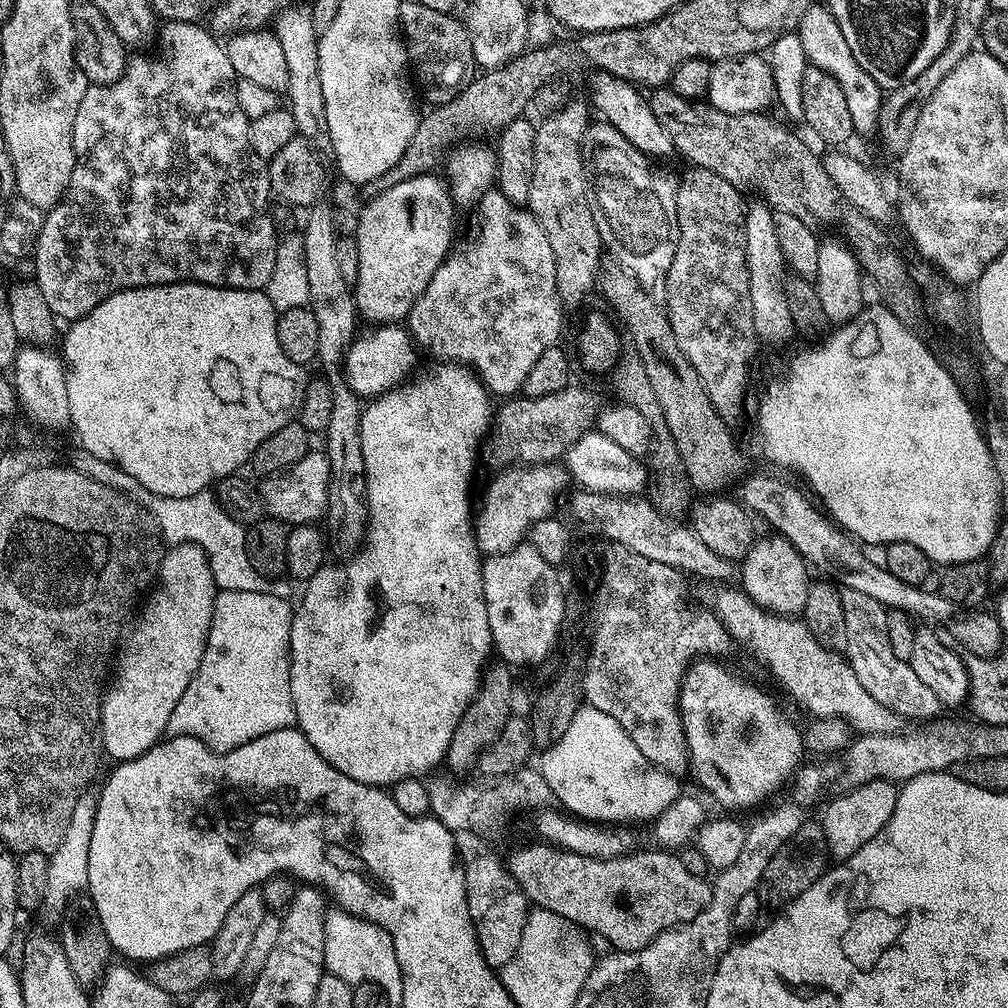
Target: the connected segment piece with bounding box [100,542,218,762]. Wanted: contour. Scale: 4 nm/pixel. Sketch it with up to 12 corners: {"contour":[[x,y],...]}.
{"contour":[[203,548],[163,553],[100,701],[102,748],[168,732],[206,650],[218,589]]}

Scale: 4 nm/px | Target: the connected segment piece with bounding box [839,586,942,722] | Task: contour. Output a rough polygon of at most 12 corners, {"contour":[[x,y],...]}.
{"contour":[[839,589],[848,665],[905,721],[941,711],[906,660],[890,650],[888,609]]}

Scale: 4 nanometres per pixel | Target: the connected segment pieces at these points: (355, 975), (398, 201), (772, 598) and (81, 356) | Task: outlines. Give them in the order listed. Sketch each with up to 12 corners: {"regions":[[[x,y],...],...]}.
{"regions":[[[325,911],[324,966],[353,986],[369,980],[402,998],[386,930]],[[436,174],[359,209],[356,311],[407,321],[448,259]],[[761,535],[738,568],[759,608],[796,618],[809,565],[785,536]],[[124,288],[64,340],[79,447],[155,496],[297,419],[267,291]]]}

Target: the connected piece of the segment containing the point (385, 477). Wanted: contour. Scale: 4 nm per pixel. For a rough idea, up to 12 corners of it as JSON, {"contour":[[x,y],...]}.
{"contour":[[456,362],[361,411],[384,532],[303,585],[296,724],[363,784],[445,763],[494,652]]}

